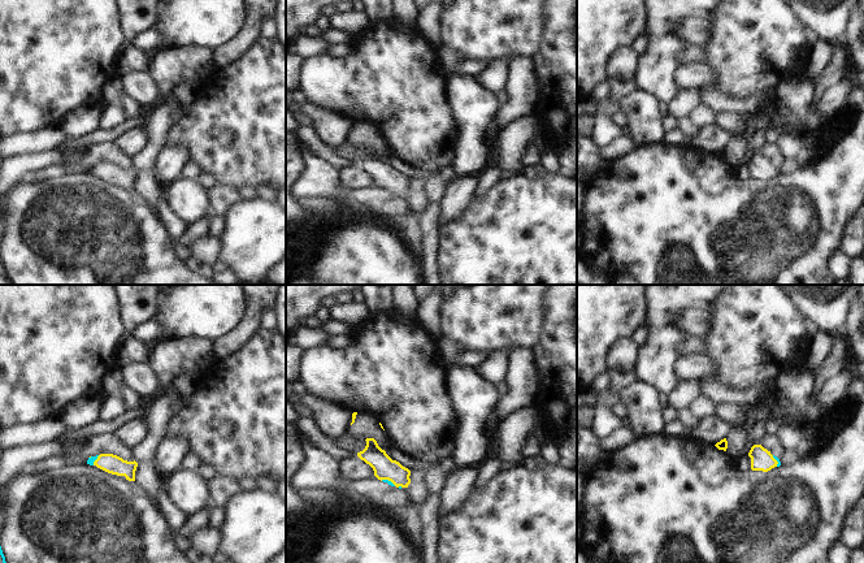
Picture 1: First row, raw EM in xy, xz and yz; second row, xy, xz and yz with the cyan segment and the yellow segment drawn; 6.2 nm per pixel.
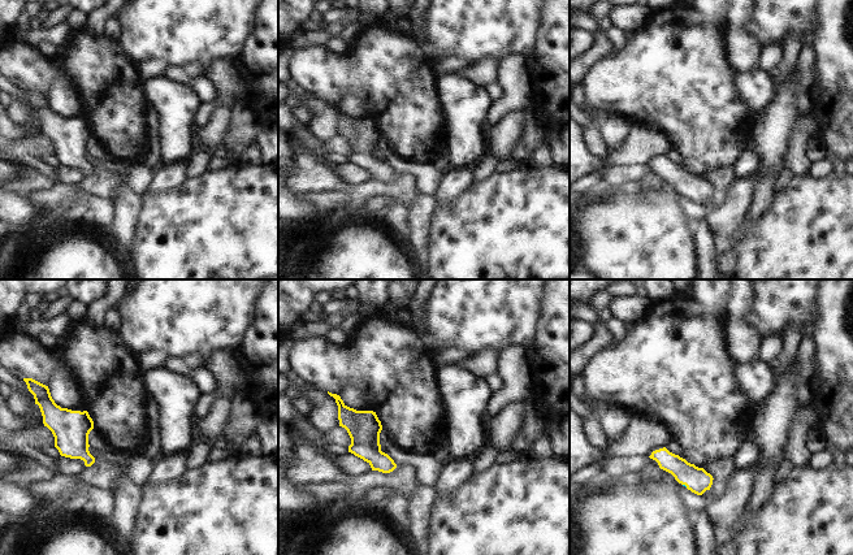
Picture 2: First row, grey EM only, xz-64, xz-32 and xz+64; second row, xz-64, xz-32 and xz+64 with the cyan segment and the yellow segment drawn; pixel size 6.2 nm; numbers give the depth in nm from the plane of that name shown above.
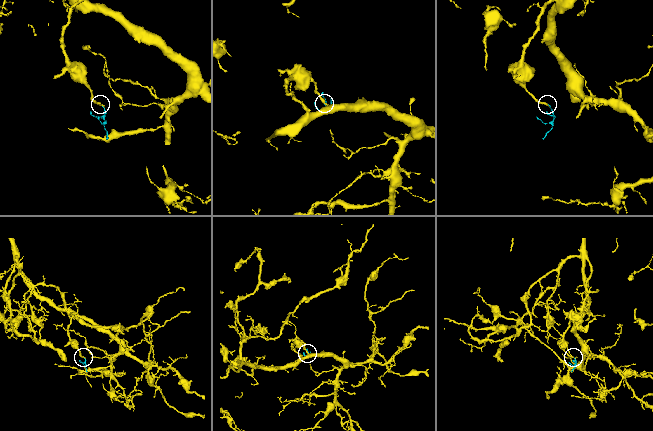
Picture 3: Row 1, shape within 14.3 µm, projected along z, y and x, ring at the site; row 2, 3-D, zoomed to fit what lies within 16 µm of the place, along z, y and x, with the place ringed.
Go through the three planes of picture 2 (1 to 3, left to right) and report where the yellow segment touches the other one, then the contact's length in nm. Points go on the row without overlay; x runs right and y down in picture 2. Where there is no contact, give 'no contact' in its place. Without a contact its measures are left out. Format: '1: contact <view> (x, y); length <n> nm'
1: no contact
2: no contact
3: contact xz+64 (684, 194); length 40 nm

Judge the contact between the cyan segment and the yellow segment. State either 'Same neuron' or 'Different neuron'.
Same neuron.

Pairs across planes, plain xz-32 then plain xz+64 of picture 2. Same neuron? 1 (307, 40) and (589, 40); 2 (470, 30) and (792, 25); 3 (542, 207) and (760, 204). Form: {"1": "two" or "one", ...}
{"1": "one", "2": "one", "3": "two"}

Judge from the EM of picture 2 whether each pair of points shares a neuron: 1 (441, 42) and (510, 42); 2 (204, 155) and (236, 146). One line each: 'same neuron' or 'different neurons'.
1: same neuron
2: different neurons

